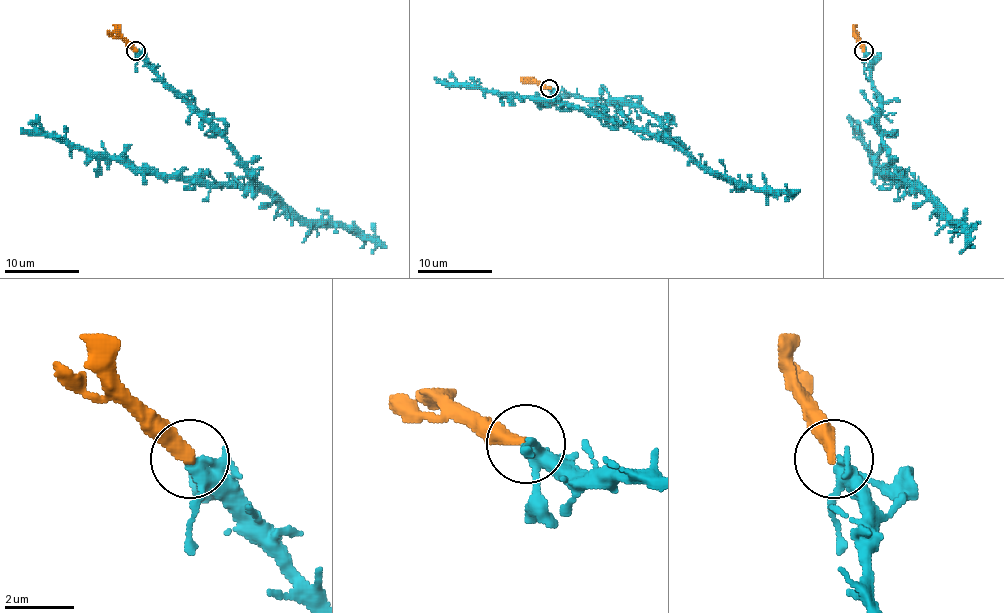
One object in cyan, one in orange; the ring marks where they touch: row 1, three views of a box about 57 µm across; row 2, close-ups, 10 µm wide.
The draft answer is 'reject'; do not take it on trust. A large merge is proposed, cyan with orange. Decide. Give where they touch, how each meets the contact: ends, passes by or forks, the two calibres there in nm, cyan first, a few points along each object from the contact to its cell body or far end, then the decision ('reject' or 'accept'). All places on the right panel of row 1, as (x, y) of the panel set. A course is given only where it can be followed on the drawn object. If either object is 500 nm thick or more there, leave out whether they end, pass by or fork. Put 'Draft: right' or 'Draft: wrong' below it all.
(863, 50) | cyan forks | orange ends | 280/360 nm | cyan via (864, 51), (879, 98), (879, 135), (890, 161), (913, 184), (899, 184), (877, 169), (853, 128) | orange via (864, 51), (853, 30) | accept
Draft: wrong

